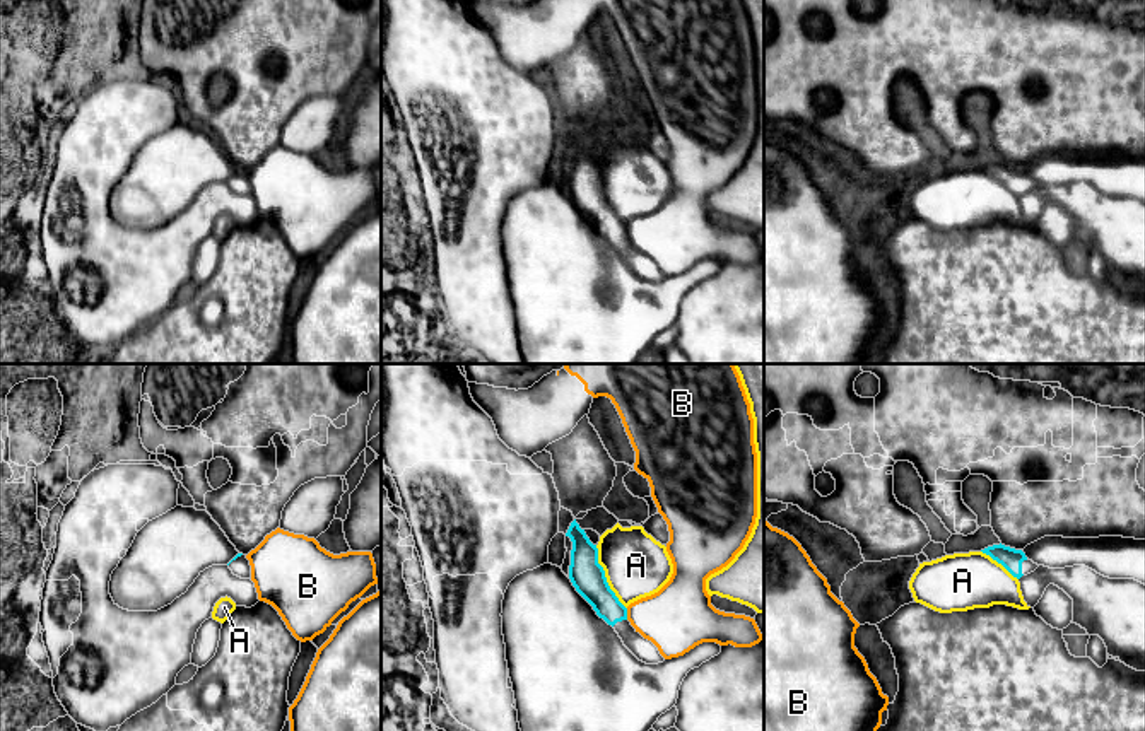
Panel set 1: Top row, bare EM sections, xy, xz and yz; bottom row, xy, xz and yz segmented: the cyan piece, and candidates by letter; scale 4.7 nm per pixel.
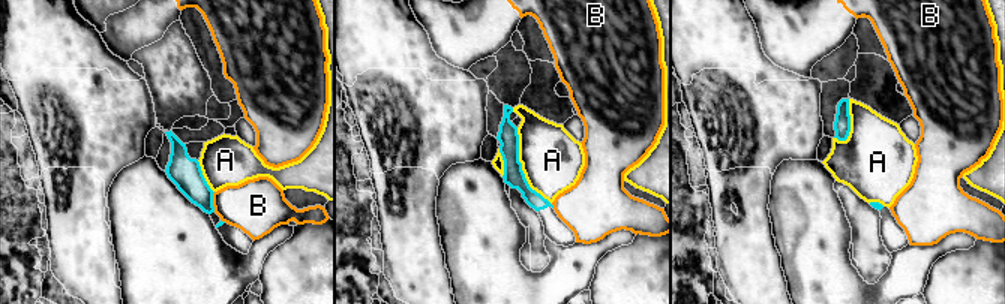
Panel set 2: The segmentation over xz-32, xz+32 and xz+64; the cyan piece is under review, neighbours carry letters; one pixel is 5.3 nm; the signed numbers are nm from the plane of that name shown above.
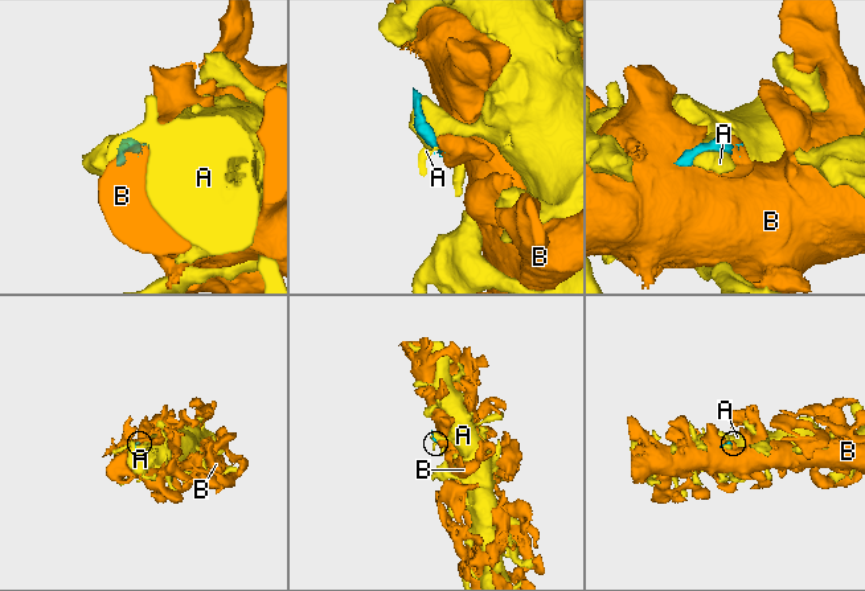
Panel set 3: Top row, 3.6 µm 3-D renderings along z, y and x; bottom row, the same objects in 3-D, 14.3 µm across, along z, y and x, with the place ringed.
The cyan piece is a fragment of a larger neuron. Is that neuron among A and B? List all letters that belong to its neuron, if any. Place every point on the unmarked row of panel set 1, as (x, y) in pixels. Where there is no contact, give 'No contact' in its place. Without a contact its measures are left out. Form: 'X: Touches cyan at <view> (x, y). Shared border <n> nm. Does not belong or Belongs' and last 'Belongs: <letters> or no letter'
A: Touches cyan at xz (605, 195). Shared border 340 nm. Does not belong
B: Touches cyan at xz (626, 231). Shared border 60 nm. Does not belong
Belongs: no letter

